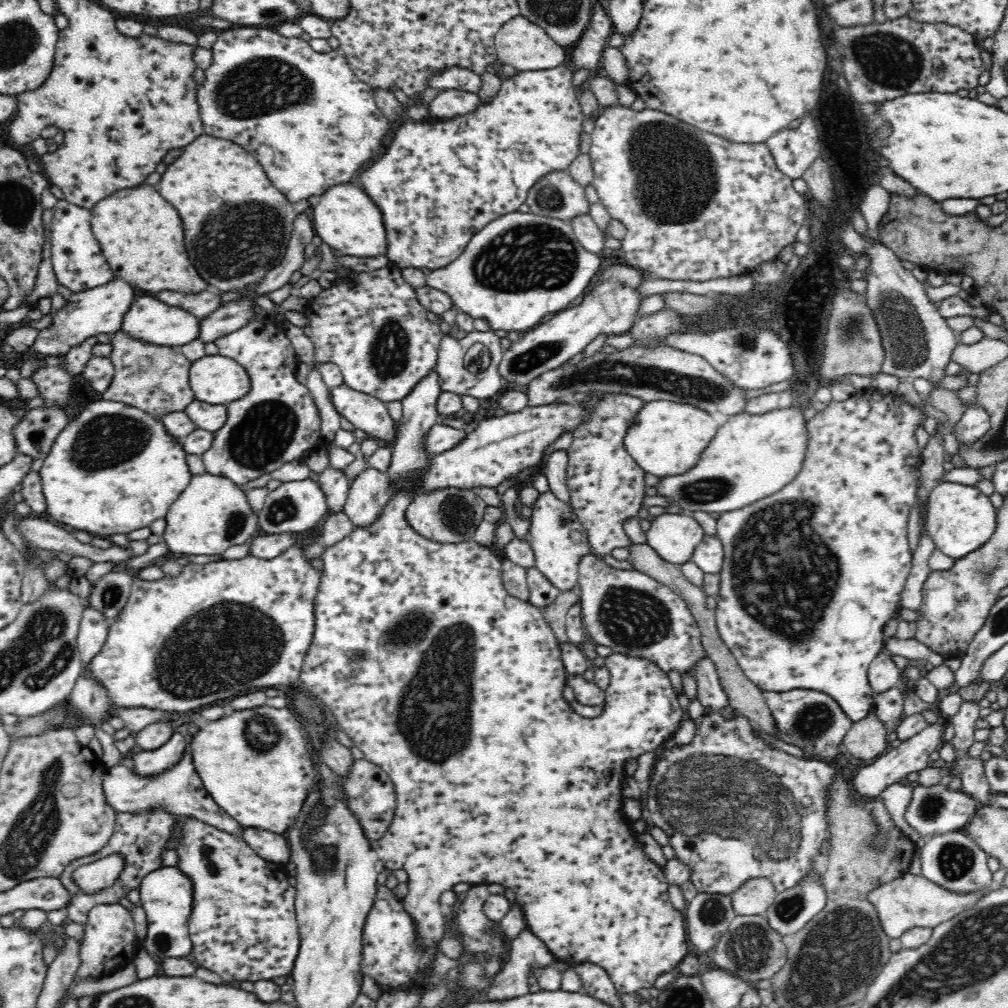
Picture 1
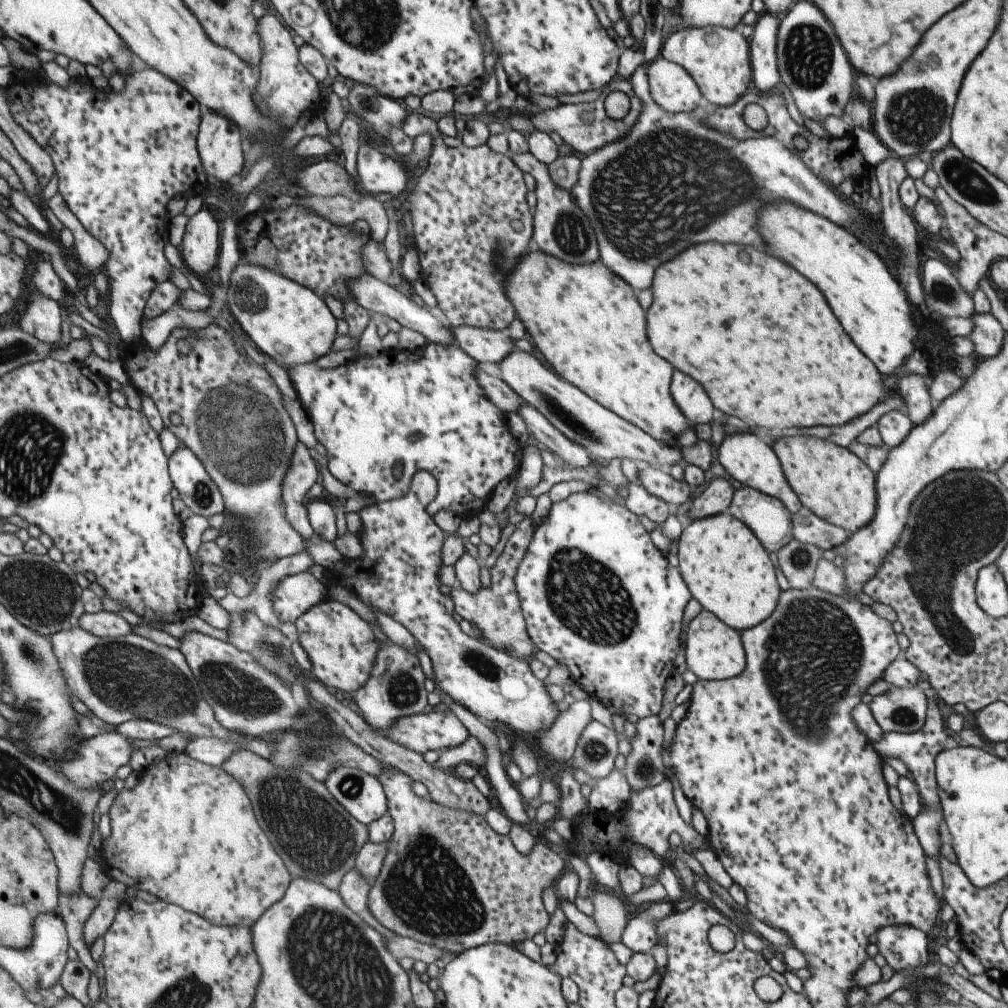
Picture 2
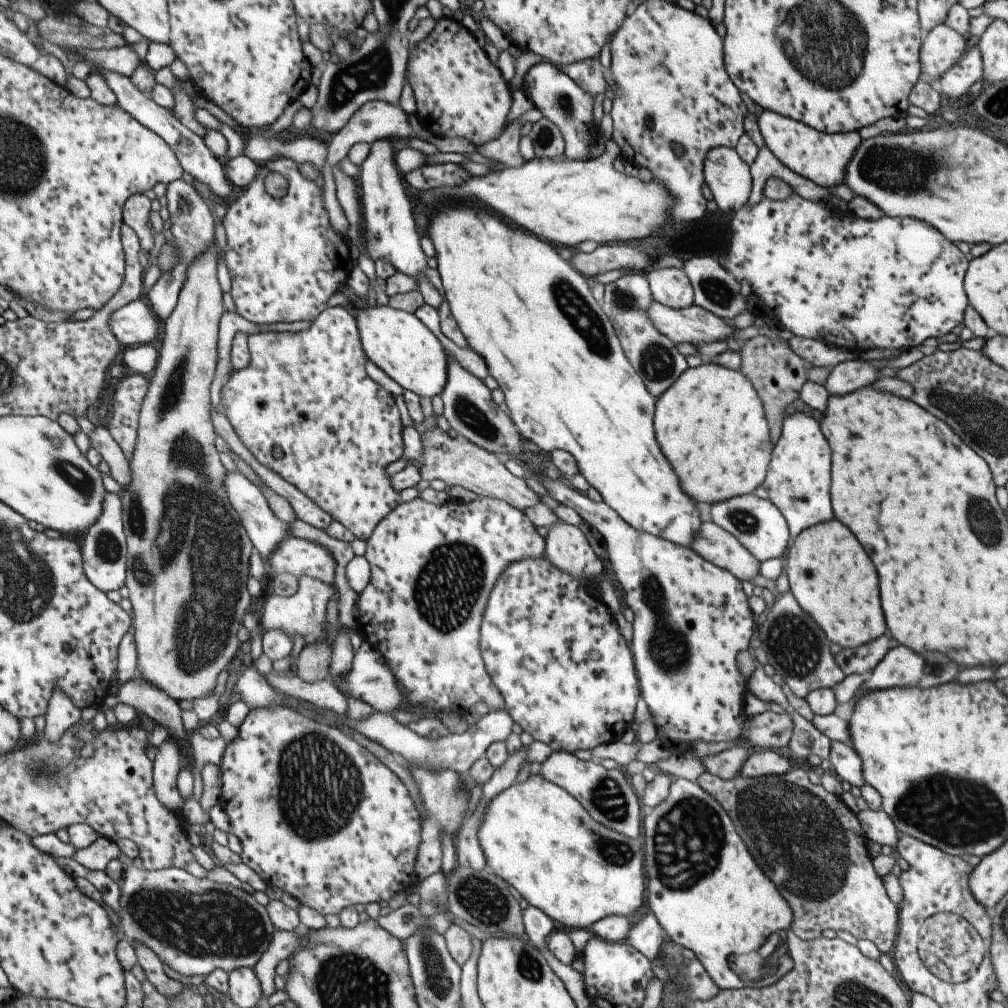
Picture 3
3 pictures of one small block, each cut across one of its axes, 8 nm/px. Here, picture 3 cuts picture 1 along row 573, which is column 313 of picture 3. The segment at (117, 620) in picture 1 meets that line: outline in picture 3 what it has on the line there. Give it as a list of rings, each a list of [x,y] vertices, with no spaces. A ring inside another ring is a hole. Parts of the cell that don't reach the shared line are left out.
[[[273,157],[269,162],[261,162],[256,169],[254,180],[245,188],[240,190],[240,193],[236,196],[235,201],[231,202],[231,205],[226,210],[226,215],[221,220],[221,226],[225,236],[225,247],[222,252],[222,262],[226,267],[230,279],[230,294],[233,299],[233,304],[236,308],[236,313],[245,320],[253,324],[273,324],[277,322],[292,323],[298,321],[313,321],[324,309],[327,299],[333,295],[336,291],[340,290],[340,287],[345,284],[350,271],[352,270],[351,260],[349,259],[348,249],[346,246],[346,237],[337,235],[328,222],[326,211],[322,208],[320,190],[320,177],[318,181],[306,180],[301,177],[297,164],[291,162],[287,158]],[[268,172],[276,172],[281,175],[287,181],[287,190],[285,190],[285,196],[283,198],[273,198],[265,192],[263,181]]]

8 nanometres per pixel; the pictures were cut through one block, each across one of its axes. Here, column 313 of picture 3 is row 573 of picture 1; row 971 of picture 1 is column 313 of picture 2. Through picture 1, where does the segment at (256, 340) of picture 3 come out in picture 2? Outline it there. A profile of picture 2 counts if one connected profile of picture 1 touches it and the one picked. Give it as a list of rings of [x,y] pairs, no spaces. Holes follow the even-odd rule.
[[[326,593],[325,600],[306,610],[295,620],[294,625],[299,646],[311,664],[308,675],[328,690],[341,690],[343,693],[353,693],[353,690],[365,684],[379,650],[379,641],[373,637],[368,624],[351,608],[330,599]]]

